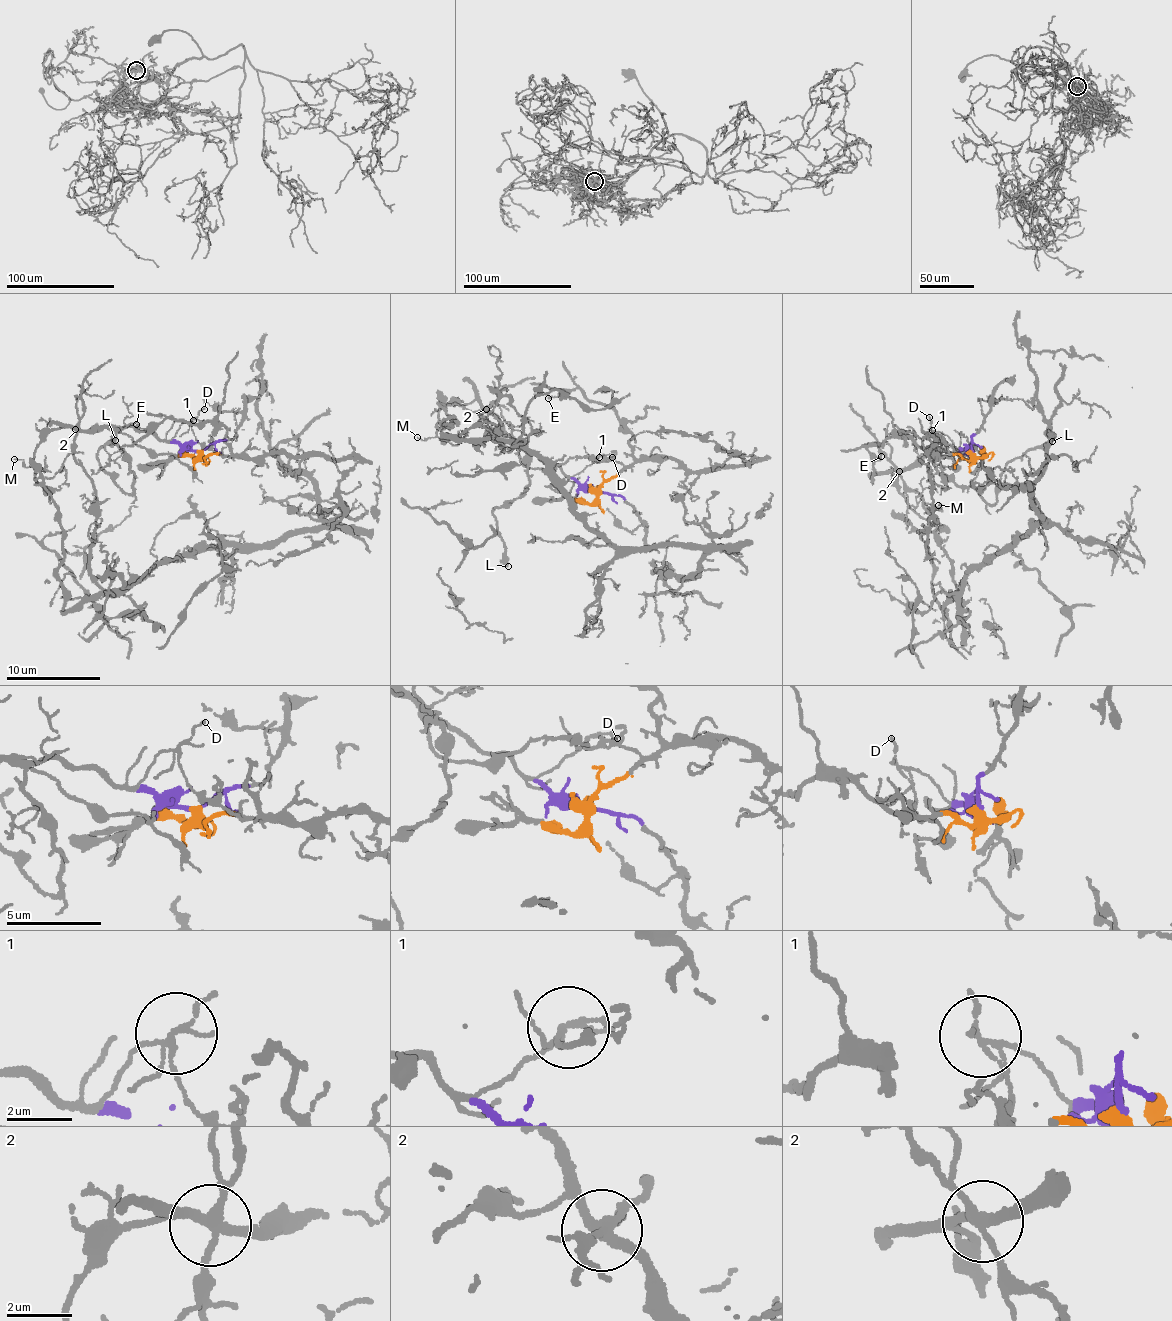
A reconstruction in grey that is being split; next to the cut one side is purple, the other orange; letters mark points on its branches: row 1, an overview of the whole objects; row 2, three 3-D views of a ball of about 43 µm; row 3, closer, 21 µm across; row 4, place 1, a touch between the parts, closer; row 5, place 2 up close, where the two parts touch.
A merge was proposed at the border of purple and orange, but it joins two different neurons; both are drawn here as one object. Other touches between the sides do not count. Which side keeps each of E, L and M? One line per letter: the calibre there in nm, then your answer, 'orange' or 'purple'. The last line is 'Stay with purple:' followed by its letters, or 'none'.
E: 160 nm | orange
L: 480 nm | purple
M: 100 nm | purple
Stay with purple: L, M

